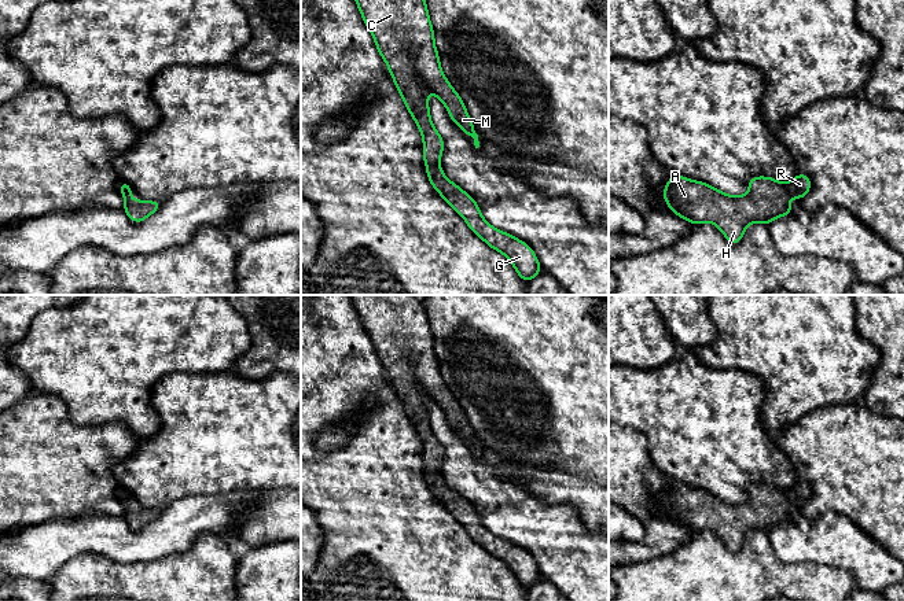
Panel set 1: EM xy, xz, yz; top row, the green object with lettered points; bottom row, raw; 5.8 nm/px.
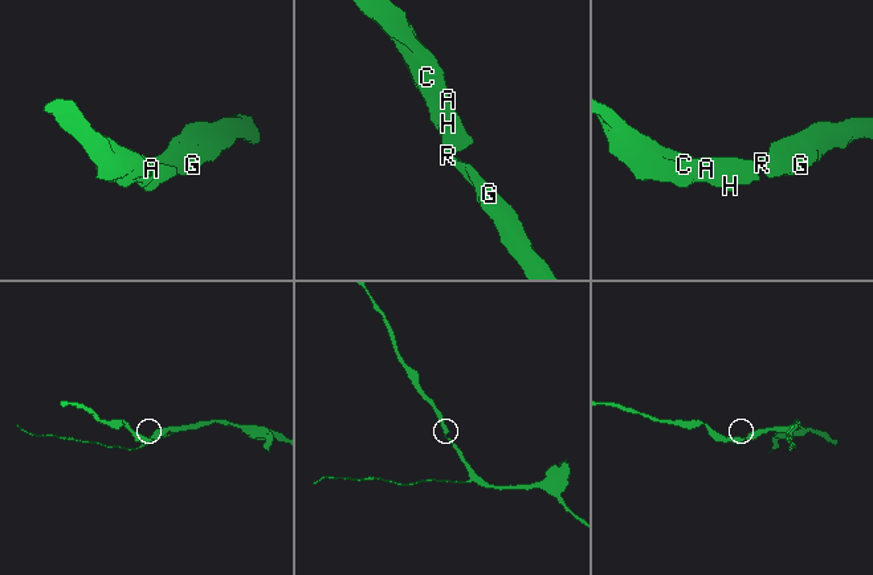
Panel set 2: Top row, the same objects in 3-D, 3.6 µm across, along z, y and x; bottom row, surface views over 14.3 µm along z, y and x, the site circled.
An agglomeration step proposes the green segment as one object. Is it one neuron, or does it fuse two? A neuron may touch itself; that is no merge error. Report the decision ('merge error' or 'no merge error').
no merge error

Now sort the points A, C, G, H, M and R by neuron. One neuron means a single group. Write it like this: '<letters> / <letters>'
A C G H M R

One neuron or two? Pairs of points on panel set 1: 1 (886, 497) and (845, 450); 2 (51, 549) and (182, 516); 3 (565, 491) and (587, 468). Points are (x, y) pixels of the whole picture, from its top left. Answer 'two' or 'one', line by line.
1: one
2: one
3: two

